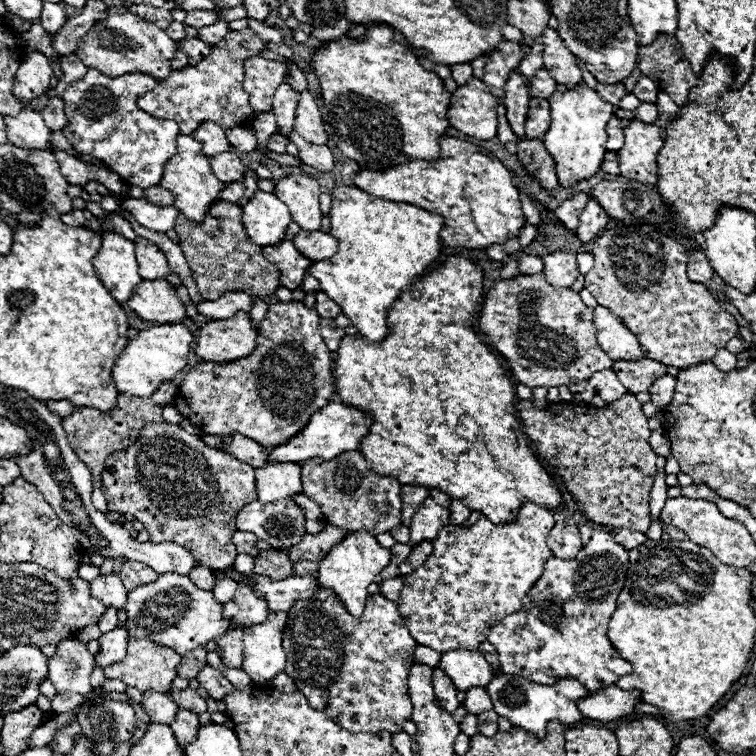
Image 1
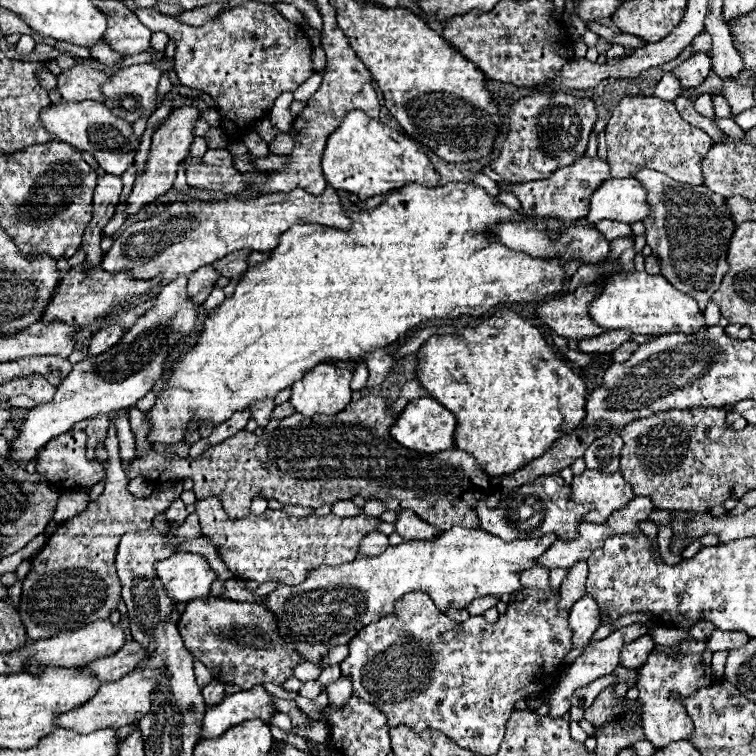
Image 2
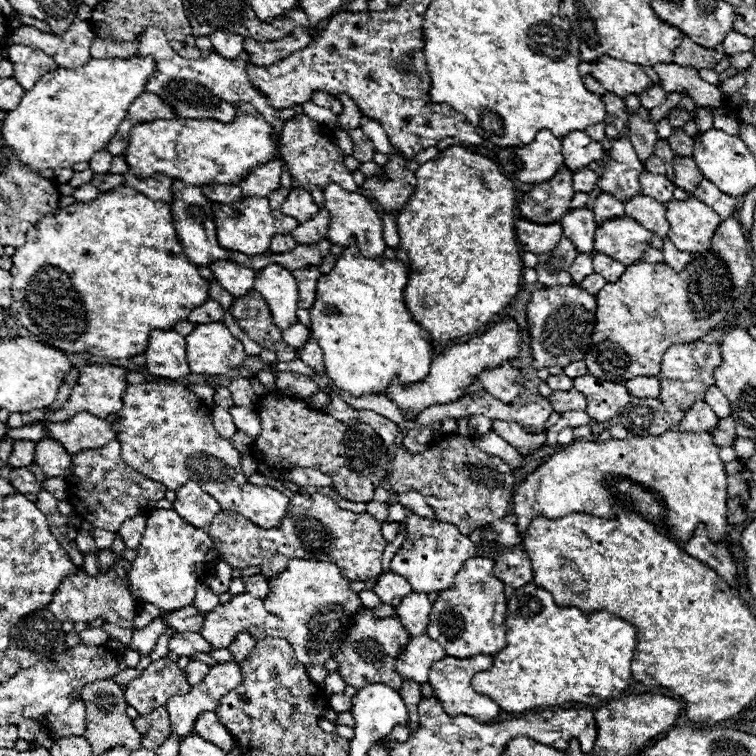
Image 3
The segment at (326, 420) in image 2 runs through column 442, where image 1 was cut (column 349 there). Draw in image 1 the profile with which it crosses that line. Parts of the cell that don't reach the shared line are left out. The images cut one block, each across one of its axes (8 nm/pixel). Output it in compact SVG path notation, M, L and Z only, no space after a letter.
M356 450L340 454L332 460L306 460L302 464L302 486L302 492L320 506L326 522L338 528L366 528L366 532L374 532L376 536L402 524L400 482L396 478L372 472L366 464L366 458Z

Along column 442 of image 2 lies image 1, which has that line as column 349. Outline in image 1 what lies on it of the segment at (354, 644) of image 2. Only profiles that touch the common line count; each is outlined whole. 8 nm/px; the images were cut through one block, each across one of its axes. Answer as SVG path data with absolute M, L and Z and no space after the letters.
M336 596L328 600L296 600L288 610L288 620L282 636L286 652L286 674L296 682L298 690L306 694L308 704L326 712L340 728L348 732L400 732L402 724L412 716L412 700L408 694L408 670L414 662L414 648L418 646L406 628L396 604L384 596L370 596L360 618L348 614Z

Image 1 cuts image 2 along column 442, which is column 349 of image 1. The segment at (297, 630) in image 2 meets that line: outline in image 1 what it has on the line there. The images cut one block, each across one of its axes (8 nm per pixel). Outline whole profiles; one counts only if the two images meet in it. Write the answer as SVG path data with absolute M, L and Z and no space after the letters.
M348 532L346 538L332 546L330 552L326 554L326 558L320 562L316 580L324 586L334 590L340 600L346 604L348 612L356 618L362 616L364 606L366 606L366 598L368 598L368 586L374 582L374 578L382 572L384 566L390 564L392 552L390 548L382 548L376 538L368 532Z

